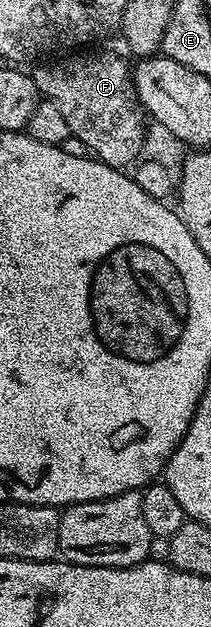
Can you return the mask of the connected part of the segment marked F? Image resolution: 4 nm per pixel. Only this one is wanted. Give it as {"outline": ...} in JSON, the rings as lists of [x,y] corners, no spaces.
{"outline":[[[85,51],[77,53],[75,57],[69,57],[49,65],[43,65],[32,70],[31,76],[37,85],[40,94],[51,99],[58,105],[58,109],[65,116],[65,123],[71,131],[71,135],[80,139],[100,162],[109,164],[116,169],[128,168],[137,160],[137,156],[145,139],[145,113],[136,97],[134,76],[130,67],[117,55],[99,51],[89,53]]]}

